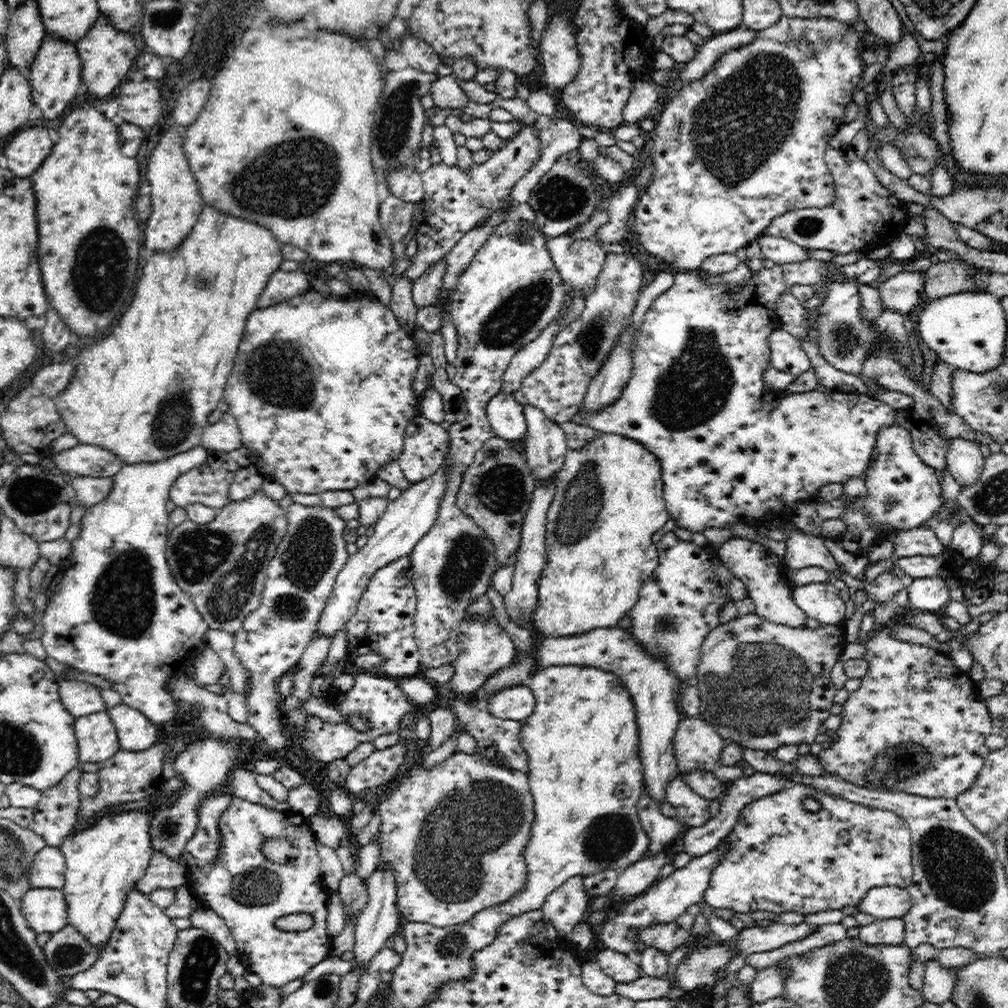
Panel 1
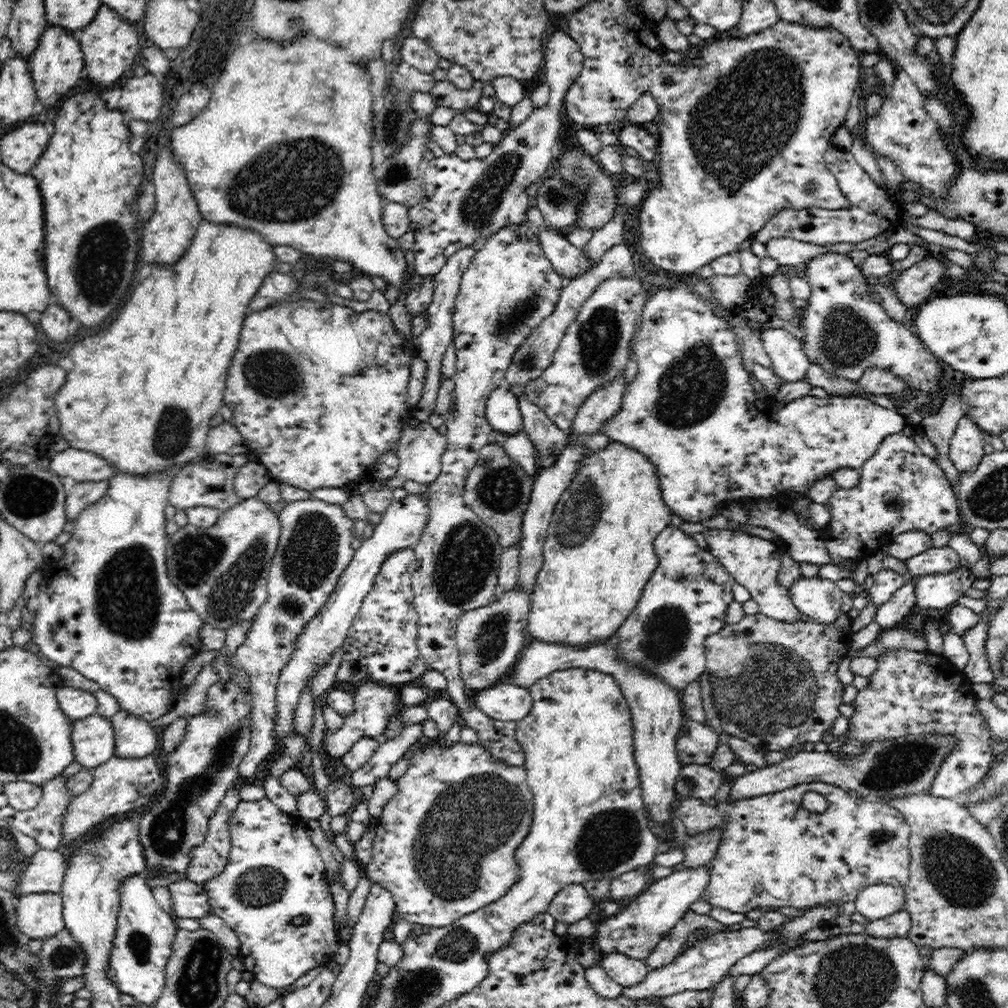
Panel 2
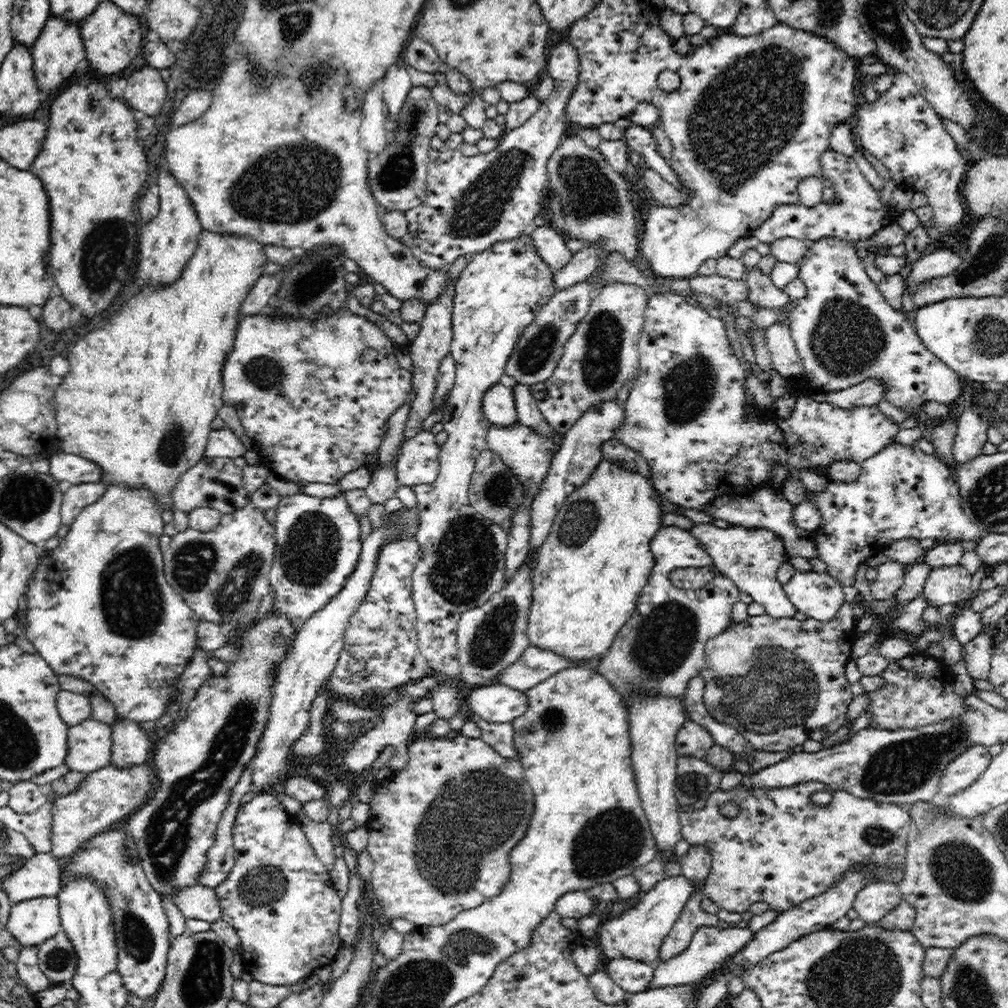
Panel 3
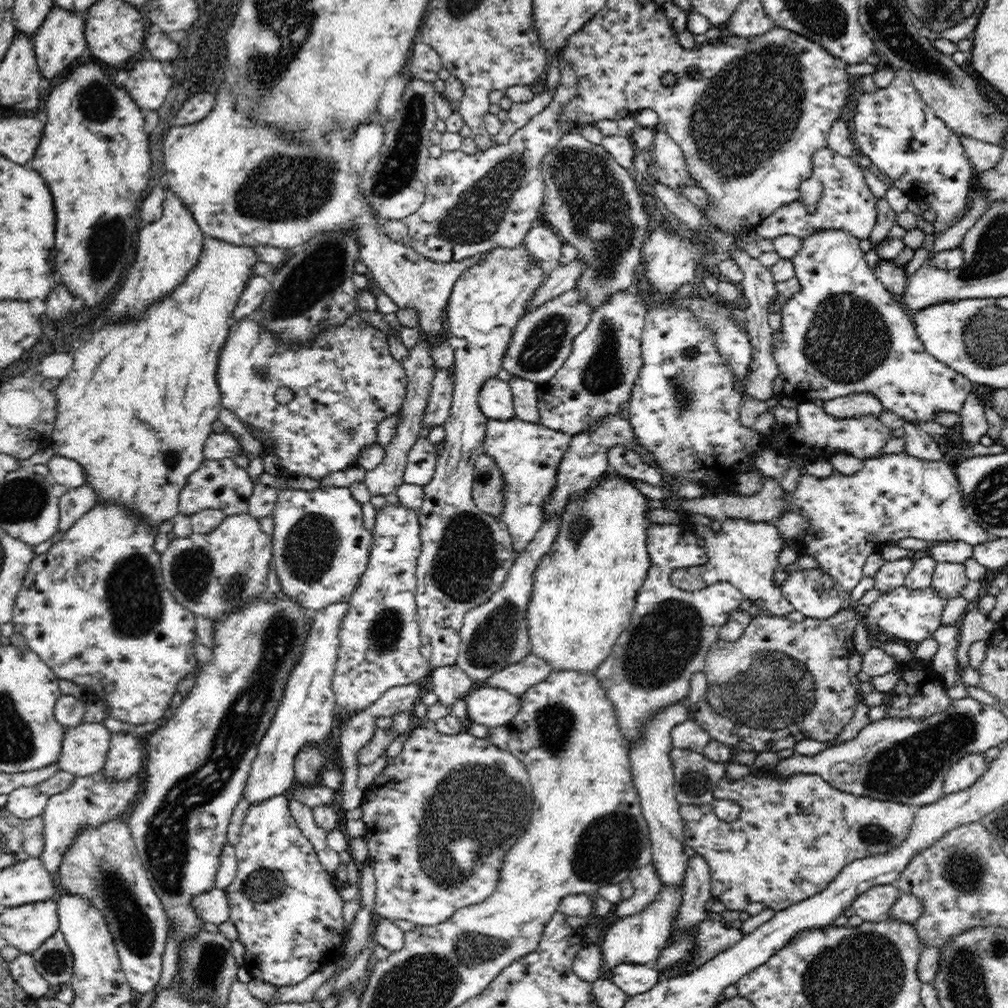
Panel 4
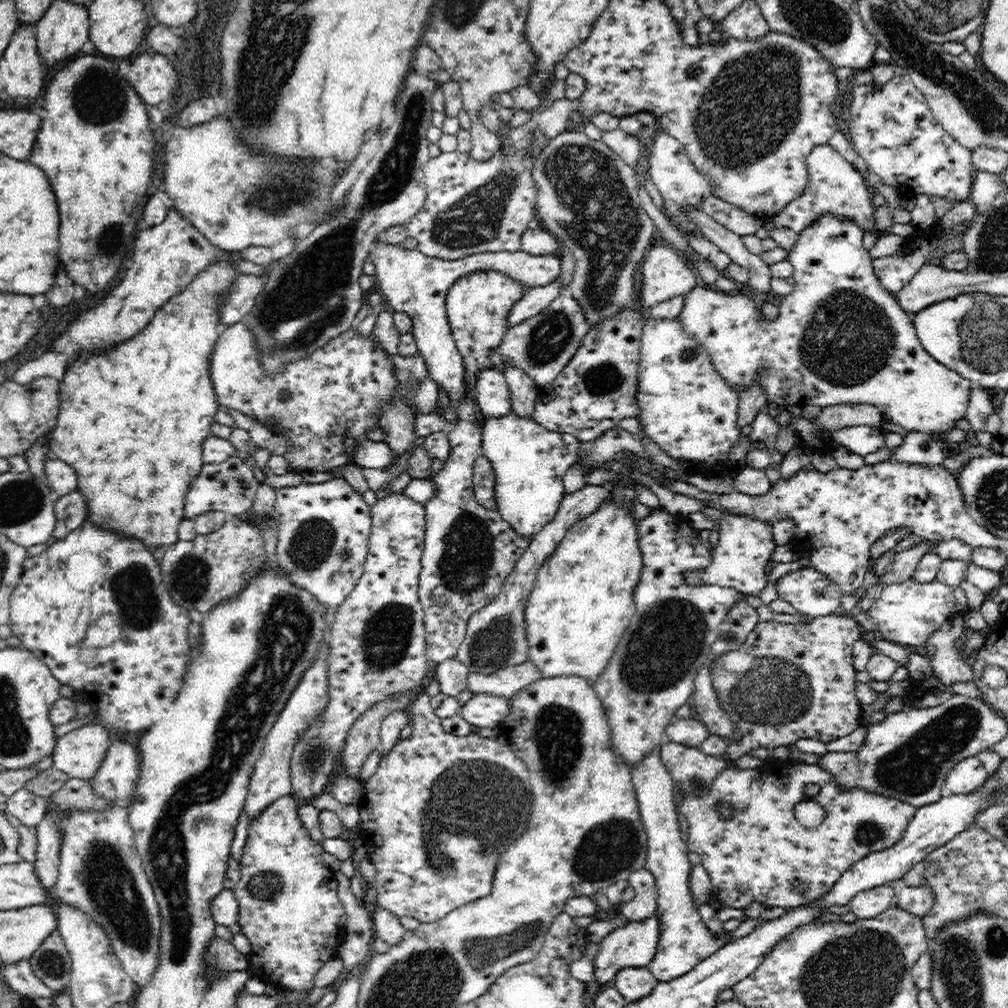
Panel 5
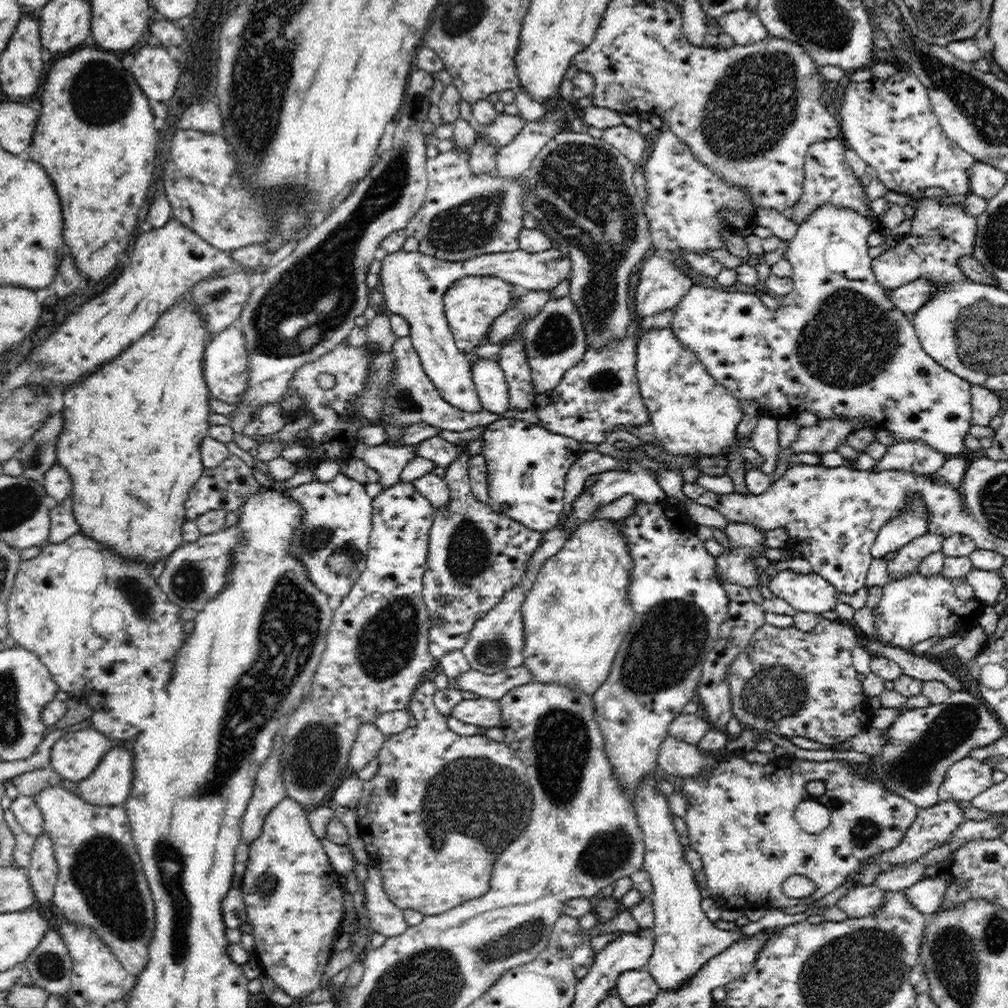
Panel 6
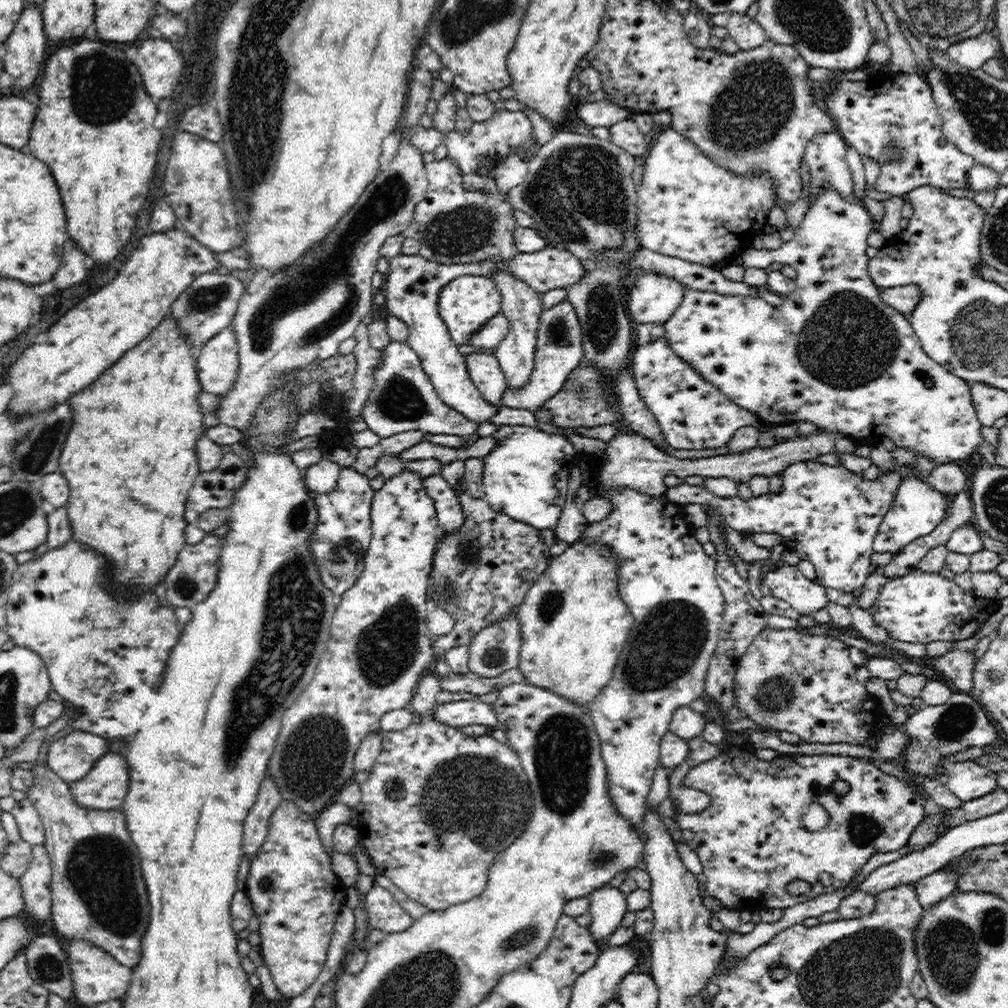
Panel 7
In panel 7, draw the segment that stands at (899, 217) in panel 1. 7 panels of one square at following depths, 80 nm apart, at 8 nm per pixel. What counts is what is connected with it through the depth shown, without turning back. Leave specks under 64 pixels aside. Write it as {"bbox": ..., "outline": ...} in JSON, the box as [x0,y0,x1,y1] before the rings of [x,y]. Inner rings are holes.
{"bbox":[804,132,854,201],"outline":[[[820,132],[808,142],[804,159],[810,173],[810,192],[813,198],[823,185],[832,187],[846,200],[854,201],[854,184],[846,161],[847,143],[838,132]]]}

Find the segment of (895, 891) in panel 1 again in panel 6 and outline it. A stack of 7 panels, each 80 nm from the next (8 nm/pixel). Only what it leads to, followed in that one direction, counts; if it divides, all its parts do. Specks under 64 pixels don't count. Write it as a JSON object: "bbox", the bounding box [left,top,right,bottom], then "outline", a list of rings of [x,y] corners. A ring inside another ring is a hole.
{"bbox":[837,885,884,919],"outline":[[[870,885],[859,886],[848,891],[838,900],[837,906],[846,913],[848,919],[853,919],[876,913],[884,902],[884,891],[876,885]]]}

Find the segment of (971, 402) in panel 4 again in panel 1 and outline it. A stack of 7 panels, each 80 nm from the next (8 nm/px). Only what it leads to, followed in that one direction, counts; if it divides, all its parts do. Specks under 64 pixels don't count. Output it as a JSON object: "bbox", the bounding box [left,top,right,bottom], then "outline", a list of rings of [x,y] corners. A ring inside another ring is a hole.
{"bbox":[946,438,984,484],"outline":[[[948,438],[946,450],[947,469],[961,484],[972,484],[980,476],[984,468],[984,456],[980,451],[983,439],[978,438]]]}

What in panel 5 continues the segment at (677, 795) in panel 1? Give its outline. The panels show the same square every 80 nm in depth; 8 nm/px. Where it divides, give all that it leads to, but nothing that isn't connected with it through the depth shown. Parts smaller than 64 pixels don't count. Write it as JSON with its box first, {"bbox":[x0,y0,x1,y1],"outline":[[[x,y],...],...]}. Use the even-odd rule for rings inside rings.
{"bbox":[677,761,916,909],"outline":[[[732,761],[728,767],[725,767],[724,770],[720,771],[718,776],[712,780],[710,788],[704,792],[704,794],[686,794],[680,804],[677,805],[677,810],[680,812],[680,817],[684,820],[684,825],[686,828],[685,841],[687,842],[688,848],[692,852],[699,854],[701,858],[701,865],[708,871],[710,875],[710,880],[714,888],[714,902],[718,905],[728,906],[730,908],[736,909],[745,909],[746,906],[750,905],[752,902],[757,902],[763,905],[765,908],[771,907],[802,907],[807,903],[811,903],[821,899],[832,887],[833,884],[840,878],[840,875],[846,870],[849,869],[855,862],[862,860],[867,854],[872,854],[872,852],[878,852],[891,846],[894,846],[904,834],[905,828],[908,826],[910,820],[915,815],[916,807],[896,800],[895,798],[888,798],[887,796],[882,796],[881,794],[876,794],[875,792],[870,792],[869,790],[864,790],[863,788],[847,788],[845,784],[840,784],[835,776],[826,771],[824,767],[820,764],[805,764],[802,762],[797,762],[792,764],[792,766],[781,766],[776,769],[768,768],[748,768],[742,770],[737,768]],[[806,784],[818,784],[820,786],[820,792],[817,796],[809,797],[804,795],[804,786]],[[799,799],[801,800],[816,800],[820,803],[826,811],[826,818],[824,822],[813,829],[806,829],[799,822],[798,819],[794,816],[794,807],[798,803]],[[728,804],[731,807],[731,817],[723,817],[721,812],[718,810],[718,805]],[[792,880],[801,880],[805,882],[809,889],[805,893],[796,893],[790,889],[790,882]]]}

